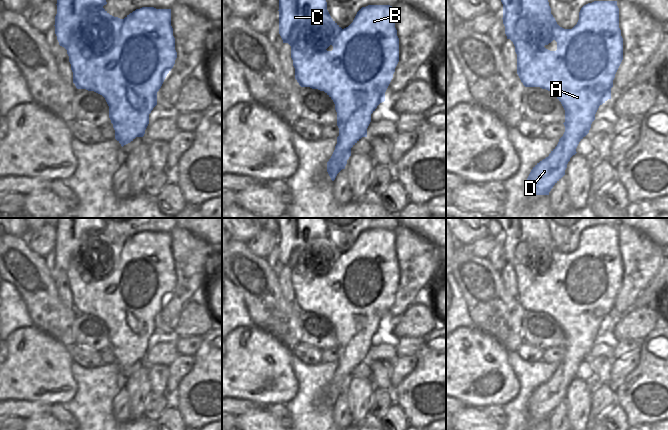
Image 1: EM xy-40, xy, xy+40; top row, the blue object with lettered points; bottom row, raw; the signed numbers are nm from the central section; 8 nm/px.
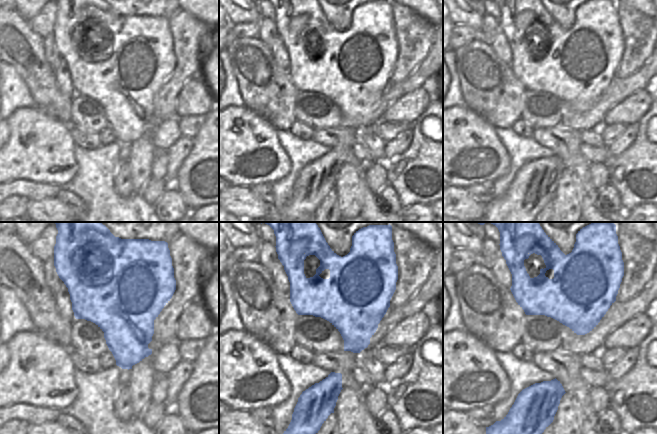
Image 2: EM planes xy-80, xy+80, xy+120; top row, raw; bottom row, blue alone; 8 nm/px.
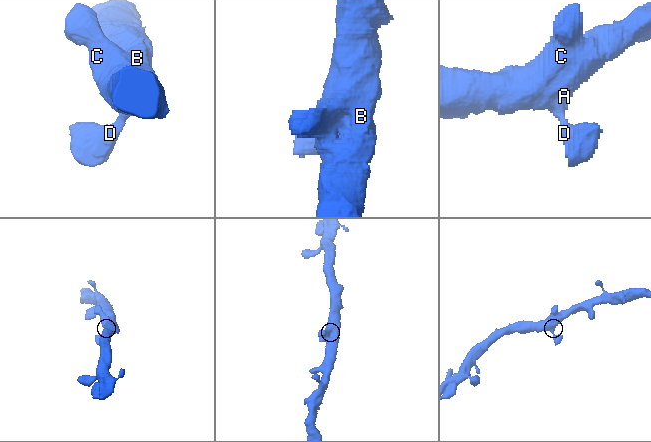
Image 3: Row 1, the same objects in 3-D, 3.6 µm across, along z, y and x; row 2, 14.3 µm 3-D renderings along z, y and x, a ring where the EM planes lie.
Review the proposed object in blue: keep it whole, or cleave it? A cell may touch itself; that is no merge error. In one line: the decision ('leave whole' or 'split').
leave whole

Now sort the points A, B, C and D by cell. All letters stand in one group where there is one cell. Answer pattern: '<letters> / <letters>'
A B C D

